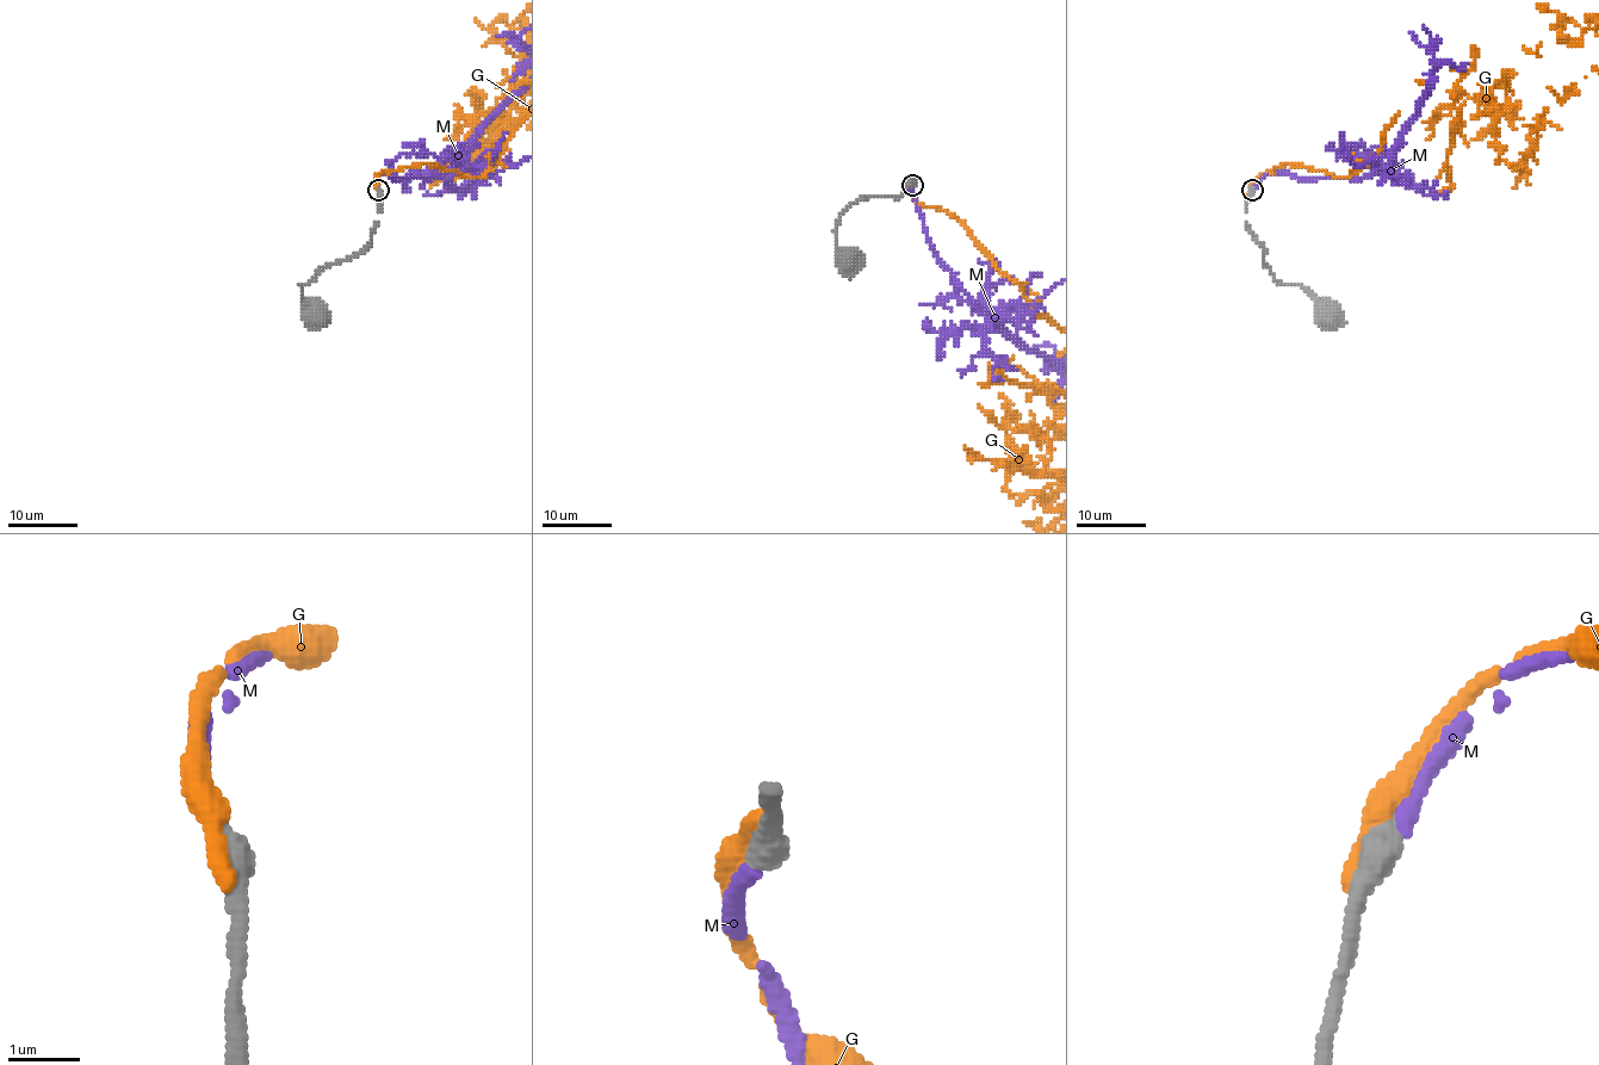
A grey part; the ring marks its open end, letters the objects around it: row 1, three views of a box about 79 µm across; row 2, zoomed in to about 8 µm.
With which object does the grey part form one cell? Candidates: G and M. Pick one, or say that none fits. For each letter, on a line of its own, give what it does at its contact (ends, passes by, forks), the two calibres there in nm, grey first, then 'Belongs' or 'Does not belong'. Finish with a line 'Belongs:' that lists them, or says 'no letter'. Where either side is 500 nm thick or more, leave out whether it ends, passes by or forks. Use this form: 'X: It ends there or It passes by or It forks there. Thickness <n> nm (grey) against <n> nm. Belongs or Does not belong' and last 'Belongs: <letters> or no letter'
G: It ends there. Thickness 440 nm (grey) against 360 nm. Does not belong
M: It ends there. Thickness 400 nm (grey) against 240 nm. Belongs
Belongs: M

